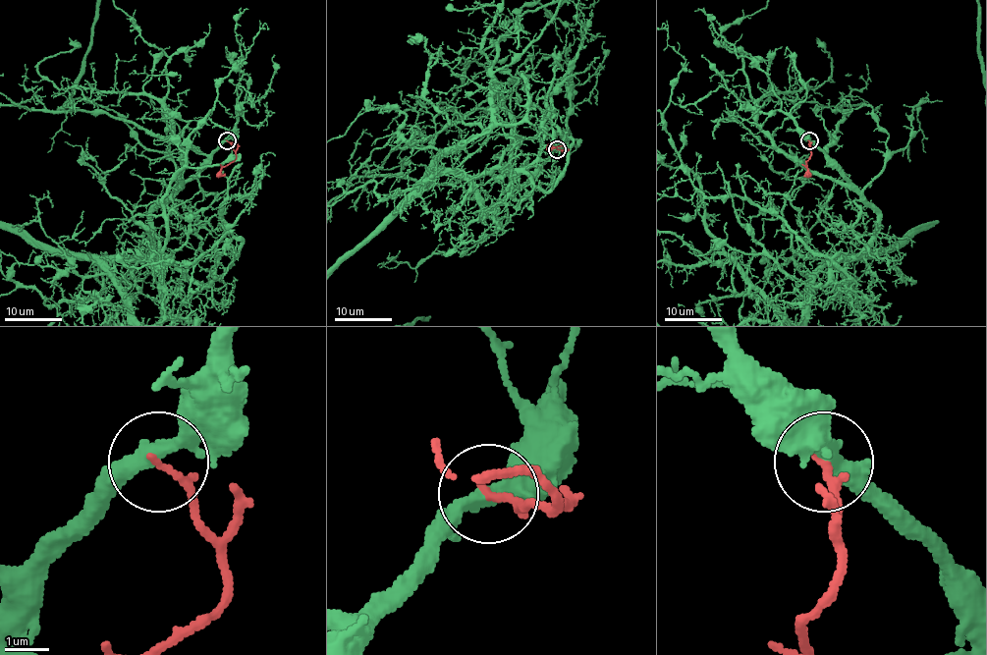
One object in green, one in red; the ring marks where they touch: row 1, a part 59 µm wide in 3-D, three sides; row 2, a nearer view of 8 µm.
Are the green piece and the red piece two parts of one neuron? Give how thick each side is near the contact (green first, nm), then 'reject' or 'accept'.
calibres 360 and 180 nm; reject

